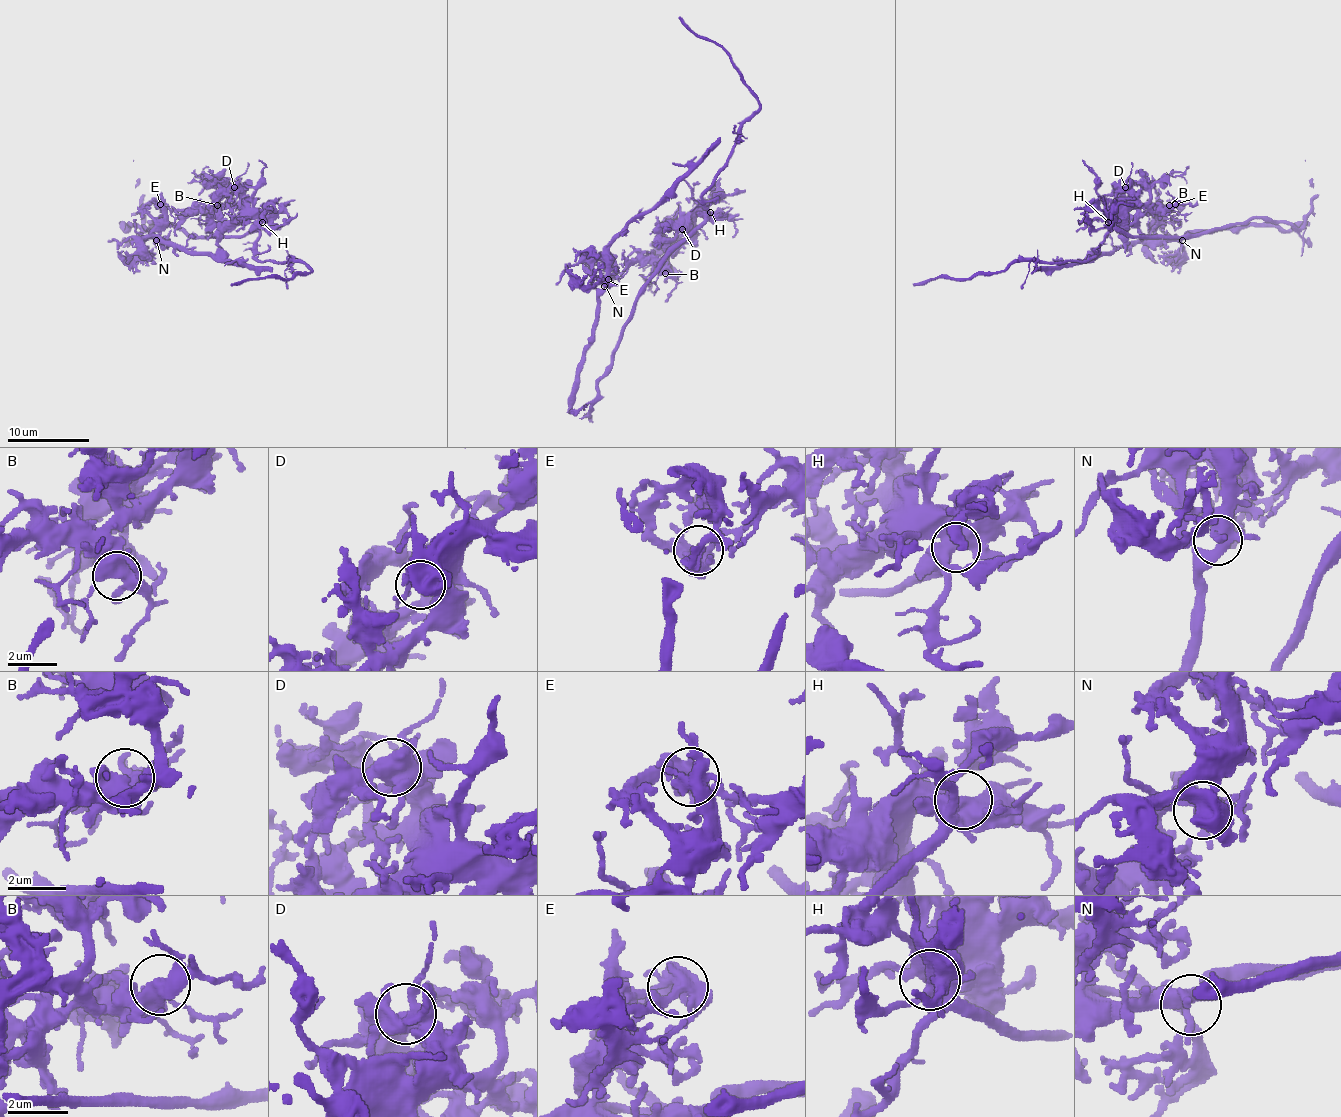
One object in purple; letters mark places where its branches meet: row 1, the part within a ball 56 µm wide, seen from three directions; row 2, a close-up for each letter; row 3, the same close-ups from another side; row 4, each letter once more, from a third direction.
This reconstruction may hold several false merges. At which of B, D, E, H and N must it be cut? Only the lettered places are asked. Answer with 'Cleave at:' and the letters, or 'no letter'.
Cleave at: E

